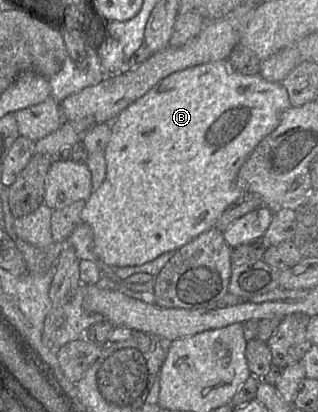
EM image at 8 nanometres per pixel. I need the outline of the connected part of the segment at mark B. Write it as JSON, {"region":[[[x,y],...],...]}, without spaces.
{"region":[[[221,60],[172,73],[124,108],[110,123],[111,138],[103,153],[107,164],[106,178],[103,184],[93,191],[81,213],[82,223],[93,229],[94,252],[97,259],[111,267],[143,265],[165,252],[178,250],[201,233],[213,228],[223,212],[244,195],[236,184],[240,167],[258,143],[276,129],[282,113],[290,107],[288,92],[282,83],[266,81],[259,74],[243,75],[234,71],[227,60]]]}

